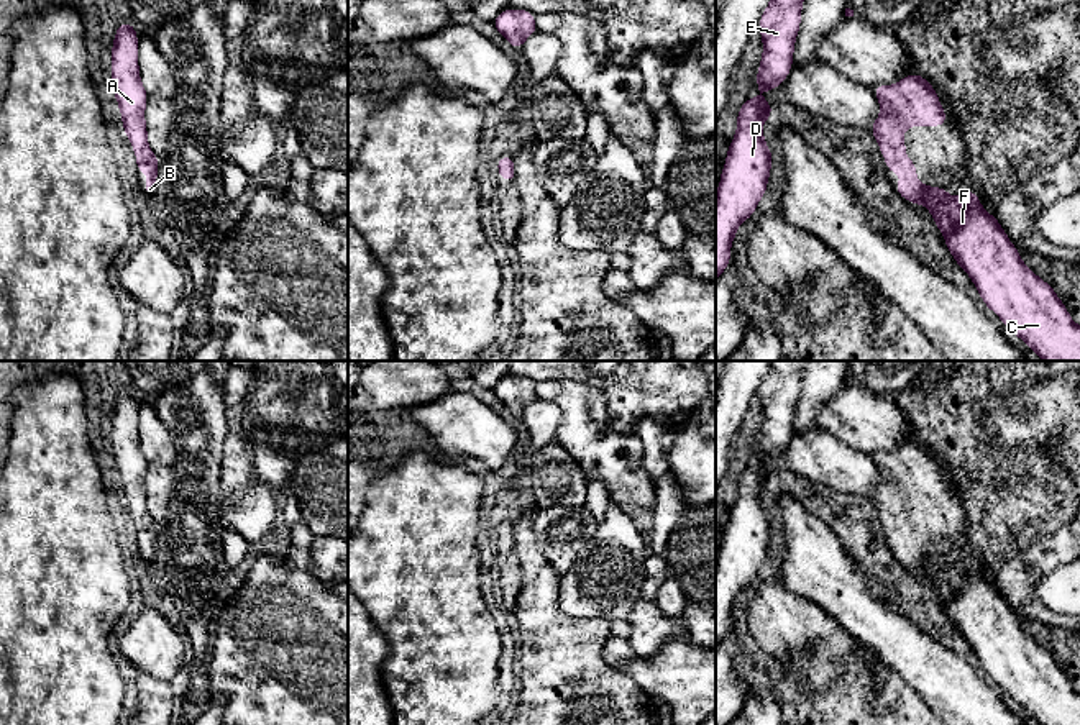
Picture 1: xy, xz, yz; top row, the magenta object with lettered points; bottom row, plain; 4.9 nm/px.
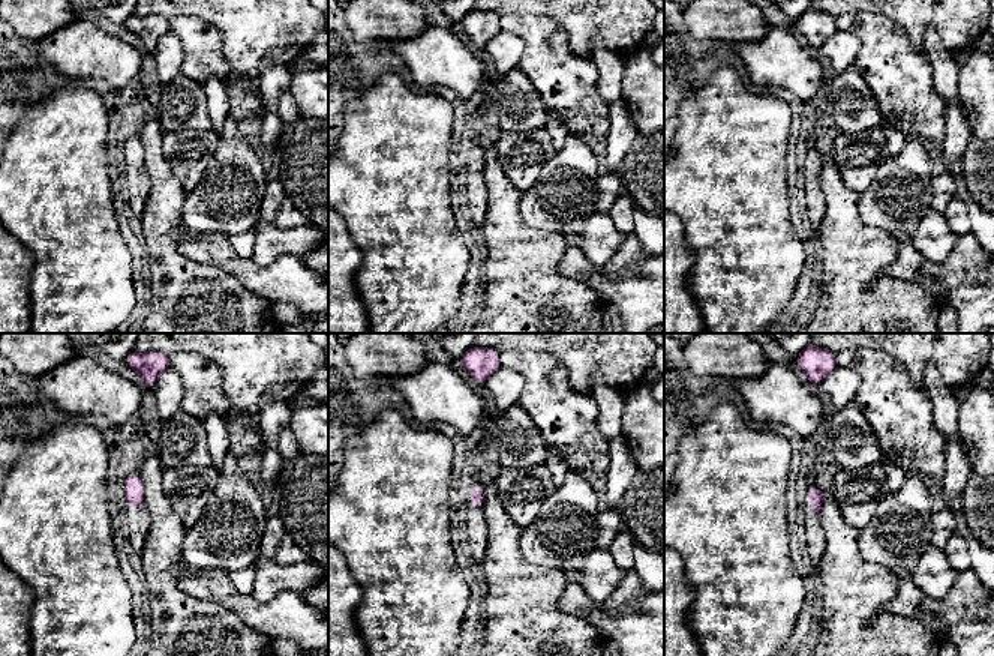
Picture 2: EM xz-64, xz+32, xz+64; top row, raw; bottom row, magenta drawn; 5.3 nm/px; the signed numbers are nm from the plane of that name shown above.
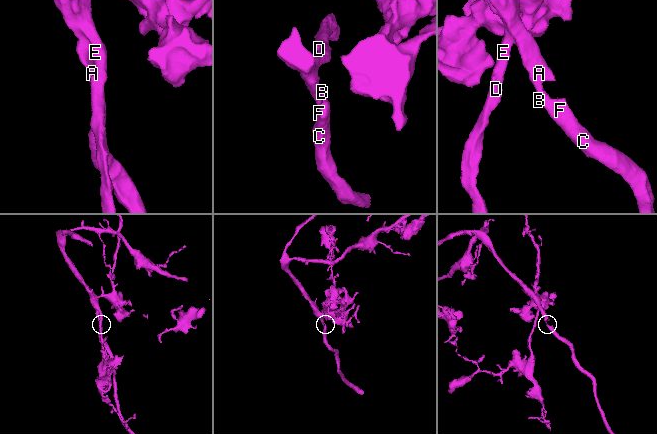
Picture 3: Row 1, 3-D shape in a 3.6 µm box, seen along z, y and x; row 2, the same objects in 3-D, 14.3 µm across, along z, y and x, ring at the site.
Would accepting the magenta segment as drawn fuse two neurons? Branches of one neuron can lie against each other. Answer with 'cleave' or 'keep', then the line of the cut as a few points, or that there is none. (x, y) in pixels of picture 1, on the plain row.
keep | no cut

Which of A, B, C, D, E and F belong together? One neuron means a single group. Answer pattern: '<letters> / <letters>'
A B C D E F

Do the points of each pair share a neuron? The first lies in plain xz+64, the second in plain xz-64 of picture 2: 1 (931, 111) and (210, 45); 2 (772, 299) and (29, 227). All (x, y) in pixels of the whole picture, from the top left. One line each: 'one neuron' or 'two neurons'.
1: one neuron
2: one neuron

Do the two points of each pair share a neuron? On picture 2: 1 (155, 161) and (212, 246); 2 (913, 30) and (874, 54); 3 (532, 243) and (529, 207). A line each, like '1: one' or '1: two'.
1: two
2: two
3: two

